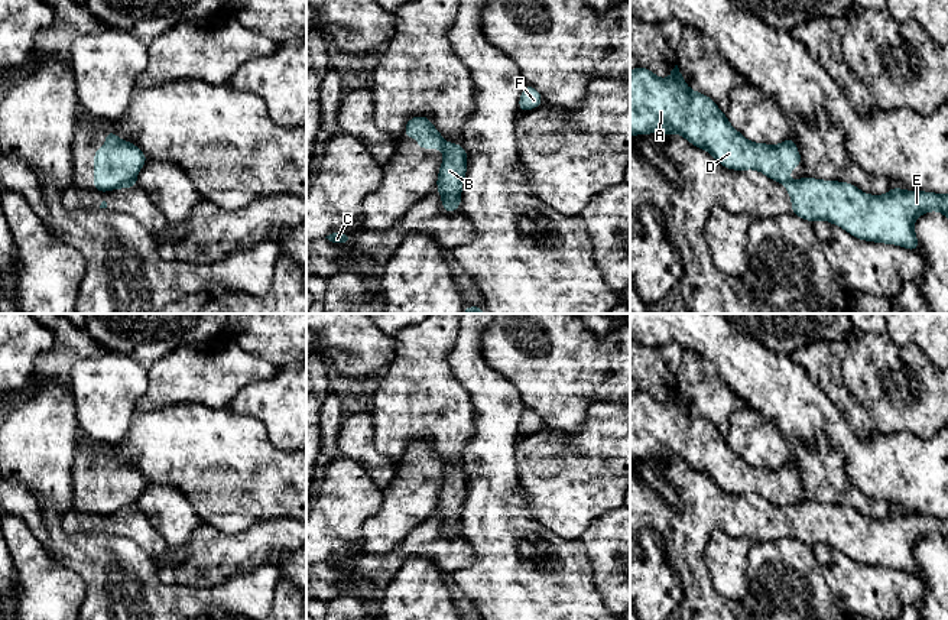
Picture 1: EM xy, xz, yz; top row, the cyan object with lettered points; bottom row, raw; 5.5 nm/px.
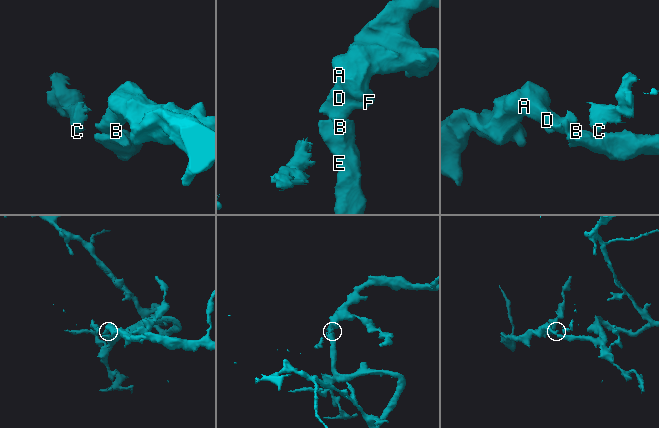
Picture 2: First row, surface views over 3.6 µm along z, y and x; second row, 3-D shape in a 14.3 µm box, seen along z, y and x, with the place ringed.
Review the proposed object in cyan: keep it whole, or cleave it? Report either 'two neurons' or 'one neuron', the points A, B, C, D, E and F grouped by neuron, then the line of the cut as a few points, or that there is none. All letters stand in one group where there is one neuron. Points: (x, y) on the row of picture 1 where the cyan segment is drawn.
two neurons; A C D F / B E; cut in xz along (448, 143), (442, 149)

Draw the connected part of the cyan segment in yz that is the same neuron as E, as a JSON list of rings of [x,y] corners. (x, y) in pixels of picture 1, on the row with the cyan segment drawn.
[[[803,176],[802,179],[783,184],[790,199],[792,212],[809,223],[824,220],[832,223],[856,238],[864,241],[902,246],[918,251],[919,241],[913,224],[919,215],[929,211],[939,211],[948,218],[948,195],[925,191],[905,191],[899,186],[892,188],[884,195],[870,195],[860,191],[856,185],[838,181],[822,181]]]

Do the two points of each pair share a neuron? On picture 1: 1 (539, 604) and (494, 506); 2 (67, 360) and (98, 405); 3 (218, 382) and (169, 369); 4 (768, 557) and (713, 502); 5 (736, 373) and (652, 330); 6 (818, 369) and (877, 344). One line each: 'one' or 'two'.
1: one
2: two
3: one
4: two
5: one
6: two

